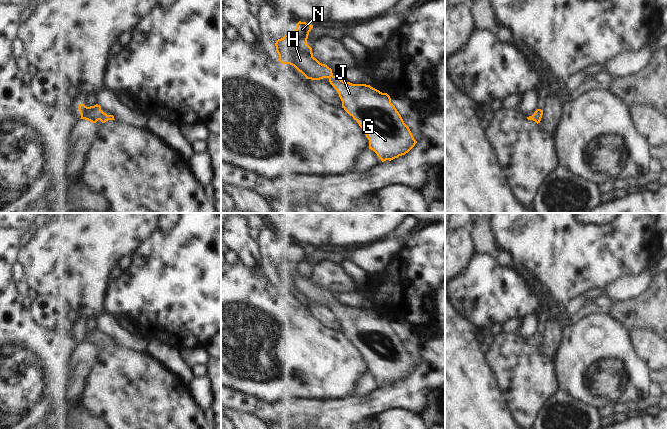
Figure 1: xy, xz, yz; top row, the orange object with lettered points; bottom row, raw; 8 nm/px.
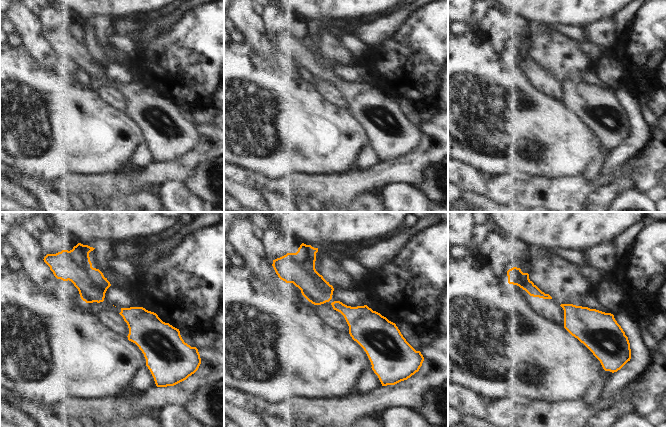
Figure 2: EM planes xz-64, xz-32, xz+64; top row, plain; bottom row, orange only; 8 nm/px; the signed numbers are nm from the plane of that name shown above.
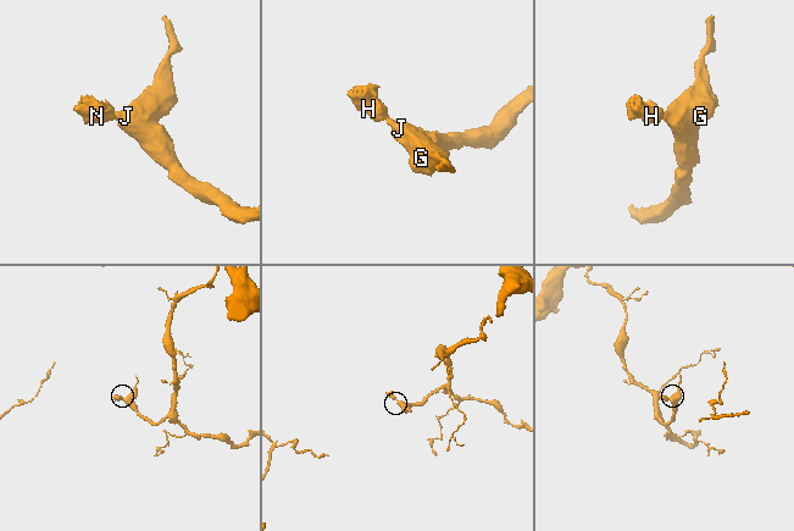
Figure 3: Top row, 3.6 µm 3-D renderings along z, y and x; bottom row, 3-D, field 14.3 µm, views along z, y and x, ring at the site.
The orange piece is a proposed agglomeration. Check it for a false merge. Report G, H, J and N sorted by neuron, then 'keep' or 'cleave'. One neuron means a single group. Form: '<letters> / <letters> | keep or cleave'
G H J N | keep

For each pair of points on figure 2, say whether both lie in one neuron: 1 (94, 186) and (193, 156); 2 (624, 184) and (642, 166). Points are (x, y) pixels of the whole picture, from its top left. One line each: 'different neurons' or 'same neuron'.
1: same neuron
2: different neurons

